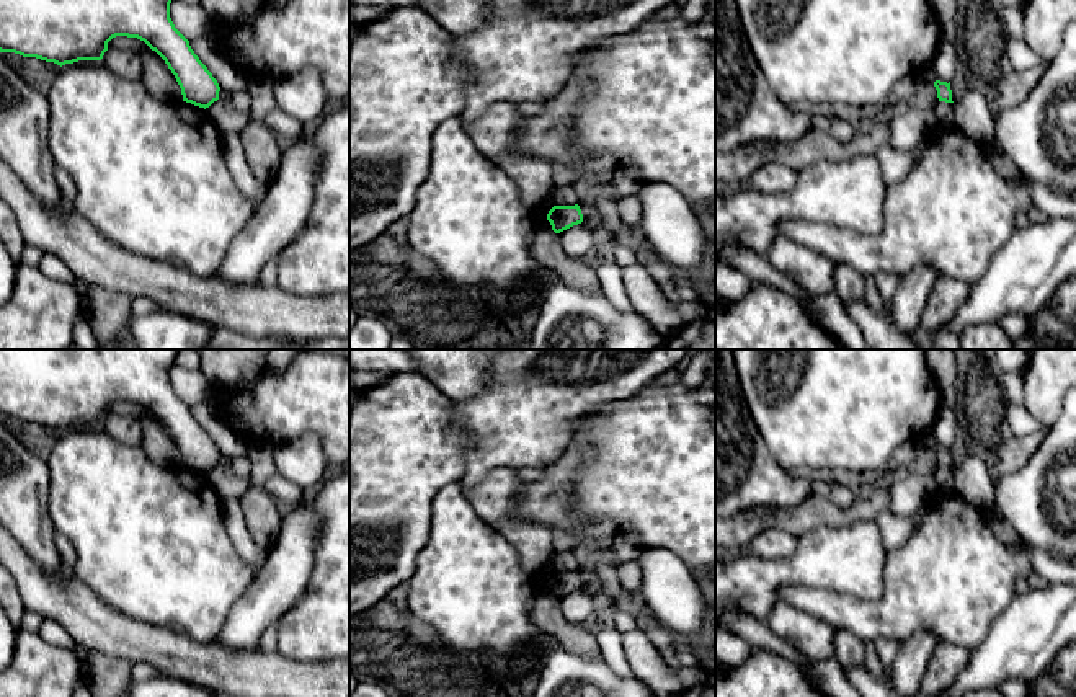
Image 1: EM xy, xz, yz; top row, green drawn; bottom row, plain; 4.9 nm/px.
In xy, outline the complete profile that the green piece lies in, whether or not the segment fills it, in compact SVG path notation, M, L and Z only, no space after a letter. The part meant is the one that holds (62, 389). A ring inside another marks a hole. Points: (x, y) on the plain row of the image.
M0 349L0 418L62 433L78 426L101 426L116 402L137 403L165 426L181 454L183 467L206 475L219 465L220 452L170 384L170 369L178 353L180 349Z

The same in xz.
M578 570L575 571L554 571L549 579L547 586L552 591L555 599L560 599L573 591L583 588L583 579Z

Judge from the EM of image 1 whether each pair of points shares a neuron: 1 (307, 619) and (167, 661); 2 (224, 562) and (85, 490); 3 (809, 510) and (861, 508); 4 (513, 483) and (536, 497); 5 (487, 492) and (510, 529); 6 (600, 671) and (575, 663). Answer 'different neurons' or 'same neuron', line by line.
1: different neurons
2: same neuron
3: same neuron
4: different neurons
5: same neuron
6: same neuron

